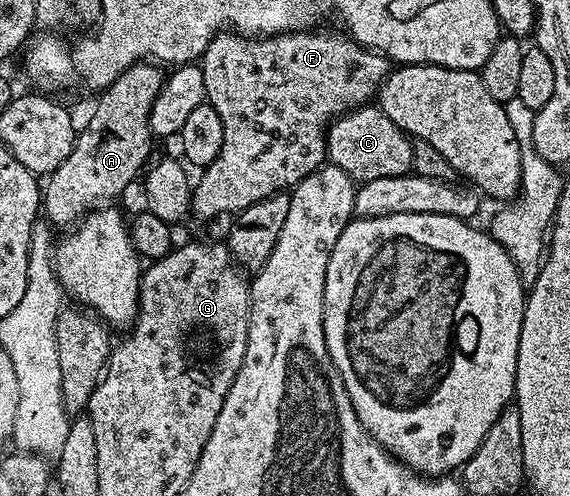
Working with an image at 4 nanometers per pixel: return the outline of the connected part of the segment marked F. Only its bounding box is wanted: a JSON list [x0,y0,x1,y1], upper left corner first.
[191,28,393,217]

